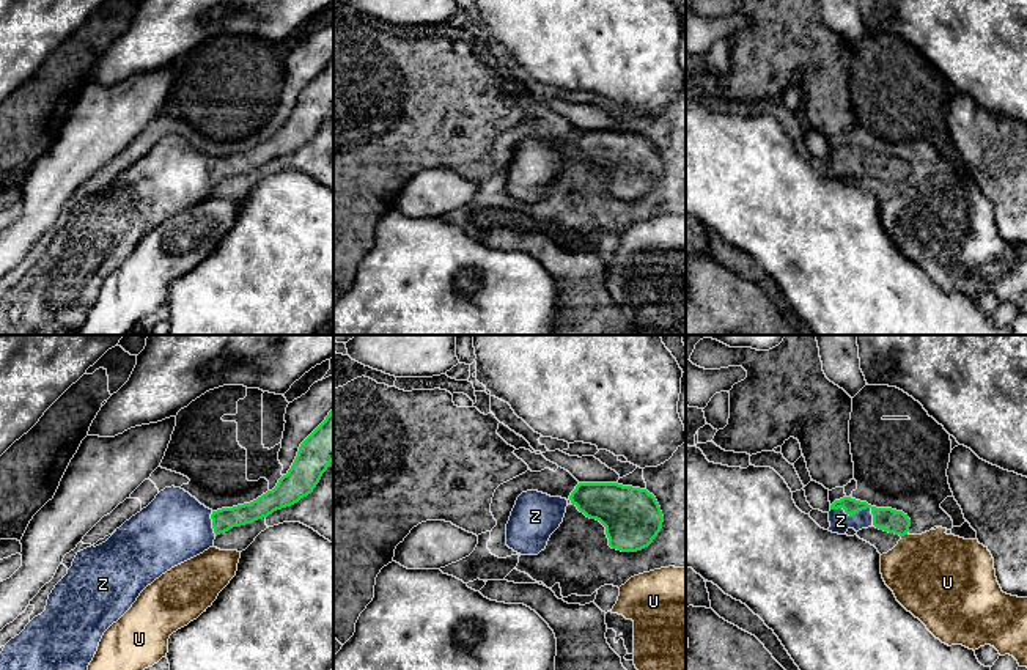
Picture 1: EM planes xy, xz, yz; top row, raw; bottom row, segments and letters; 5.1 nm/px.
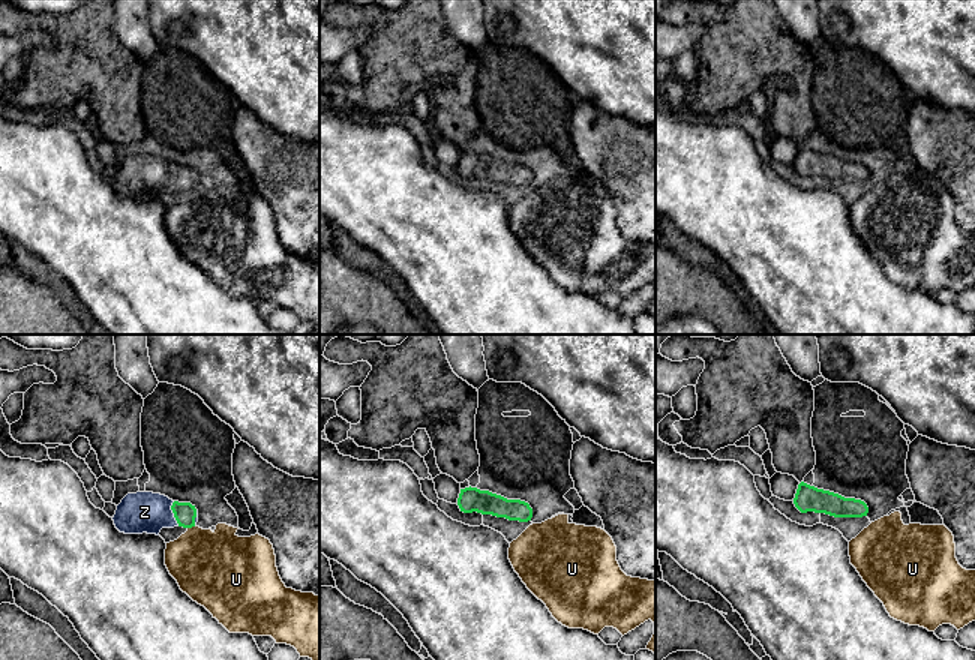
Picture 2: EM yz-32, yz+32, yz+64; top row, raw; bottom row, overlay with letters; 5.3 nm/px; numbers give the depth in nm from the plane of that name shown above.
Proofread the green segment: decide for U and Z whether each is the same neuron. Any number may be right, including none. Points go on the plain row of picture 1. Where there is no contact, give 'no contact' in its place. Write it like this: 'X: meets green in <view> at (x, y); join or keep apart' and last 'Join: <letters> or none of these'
U: meets green in yz at (905, 181); keep apart
Z: meets green in yz at (859, 158); join
Join: Z

